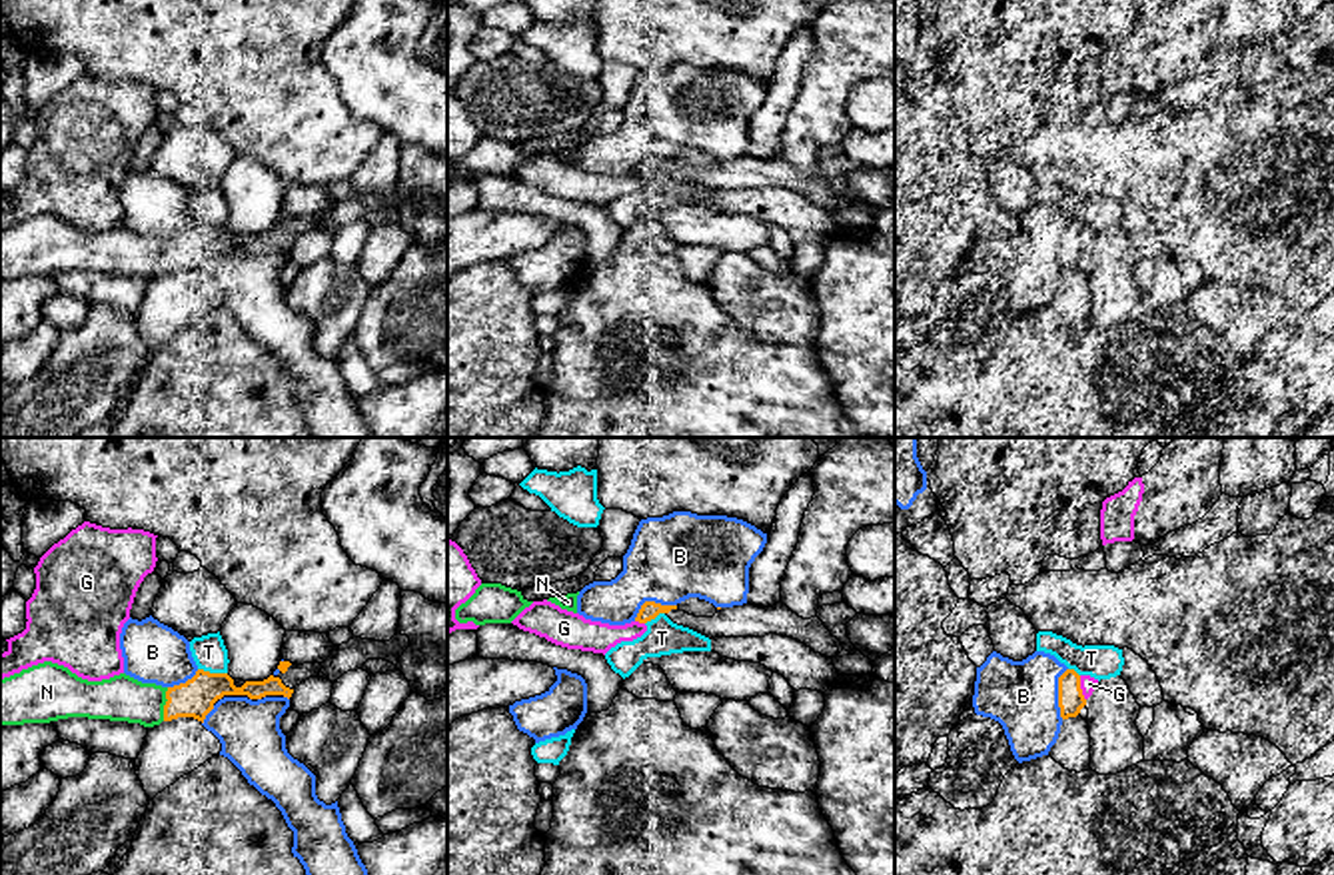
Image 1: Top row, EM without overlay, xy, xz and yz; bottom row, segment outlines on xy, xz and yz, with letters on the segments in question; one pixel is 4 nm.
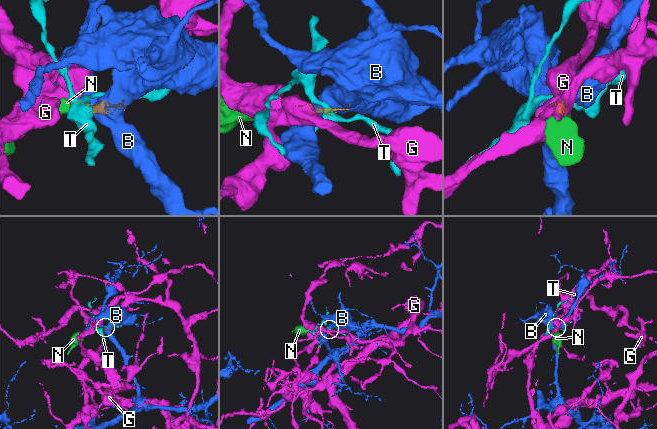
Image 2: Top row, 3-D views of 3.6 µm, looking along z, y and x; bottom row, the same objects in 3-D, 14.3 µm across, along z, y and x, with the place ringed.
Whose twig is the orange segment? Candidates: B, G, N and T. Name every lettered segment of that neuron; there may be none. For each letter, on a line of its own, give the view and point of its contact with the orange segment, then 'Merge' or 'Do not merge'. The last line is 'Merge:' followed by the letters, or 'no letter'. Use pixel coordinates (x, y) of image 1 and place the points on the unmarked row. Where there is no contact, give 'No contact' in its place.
B: Touches orange at xz (652, 154). Do not merge
G: Touches orange at yz (1079, 240). Do not merge
N: Touches orange at xy (166, 256). Merge
T: Touches orange at xy (212, 226). Do not merge
Merge: N

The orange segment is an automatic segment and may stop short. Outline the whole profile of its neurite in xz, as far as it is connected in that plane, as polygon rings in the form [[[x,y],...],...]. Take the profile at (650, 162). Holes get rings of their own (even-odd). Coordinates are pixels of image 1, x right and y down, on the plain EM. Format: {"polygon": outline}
{"polygon": [[[645,154],[635,174],[647,176],[659,166],[665,166],[673,176],[689,180],[709,192],[765,190],[769,186],[777,186],[783,190],[793,190],[825,210],[835,210],[843,204],[843,196],[831,188],[817,168],[803,172],[783,156],[773,160],[755,160],[751,156],[743,156],[721,160],[713,170],[695,170],[679,164],[677,158]]]}

